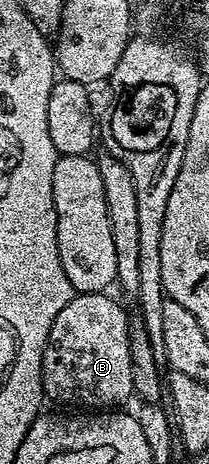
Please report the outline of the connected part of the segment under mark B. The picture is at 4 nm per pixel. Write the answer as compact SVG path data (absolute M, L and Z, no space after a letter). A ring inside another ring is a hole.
M75 293L65 307L61 307L61 315L53 319L53 327L49 331L49 339L43 356L43 392L55 401L64 401L67 405L95 405L91 407L123 407L127 400L132 400L133 363L129 351L129 316L114 301L101 293Z

